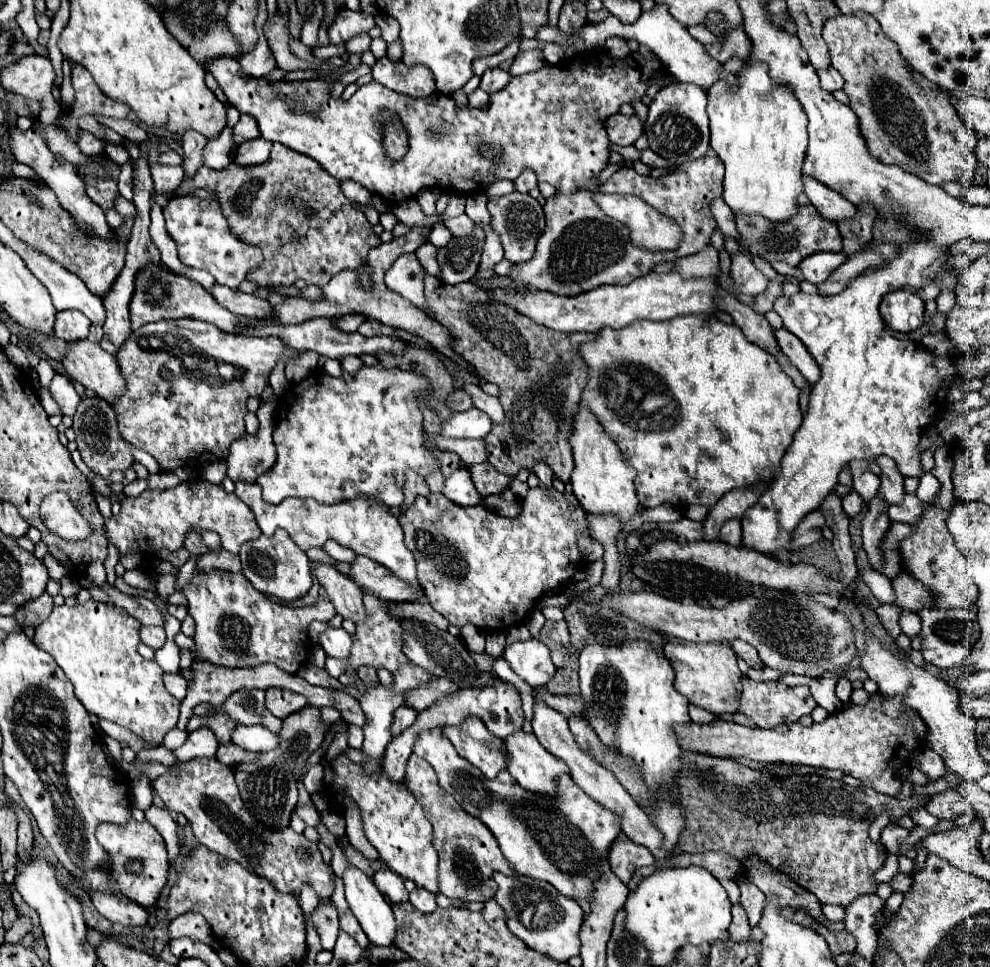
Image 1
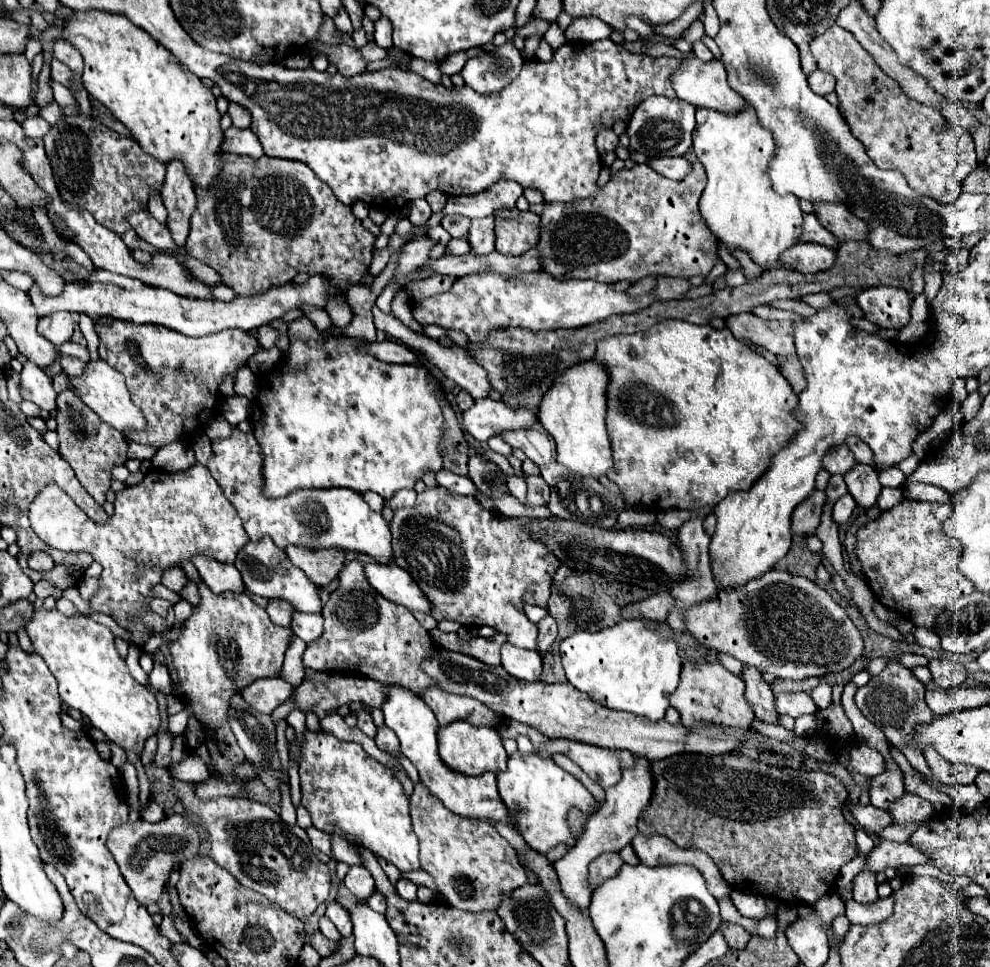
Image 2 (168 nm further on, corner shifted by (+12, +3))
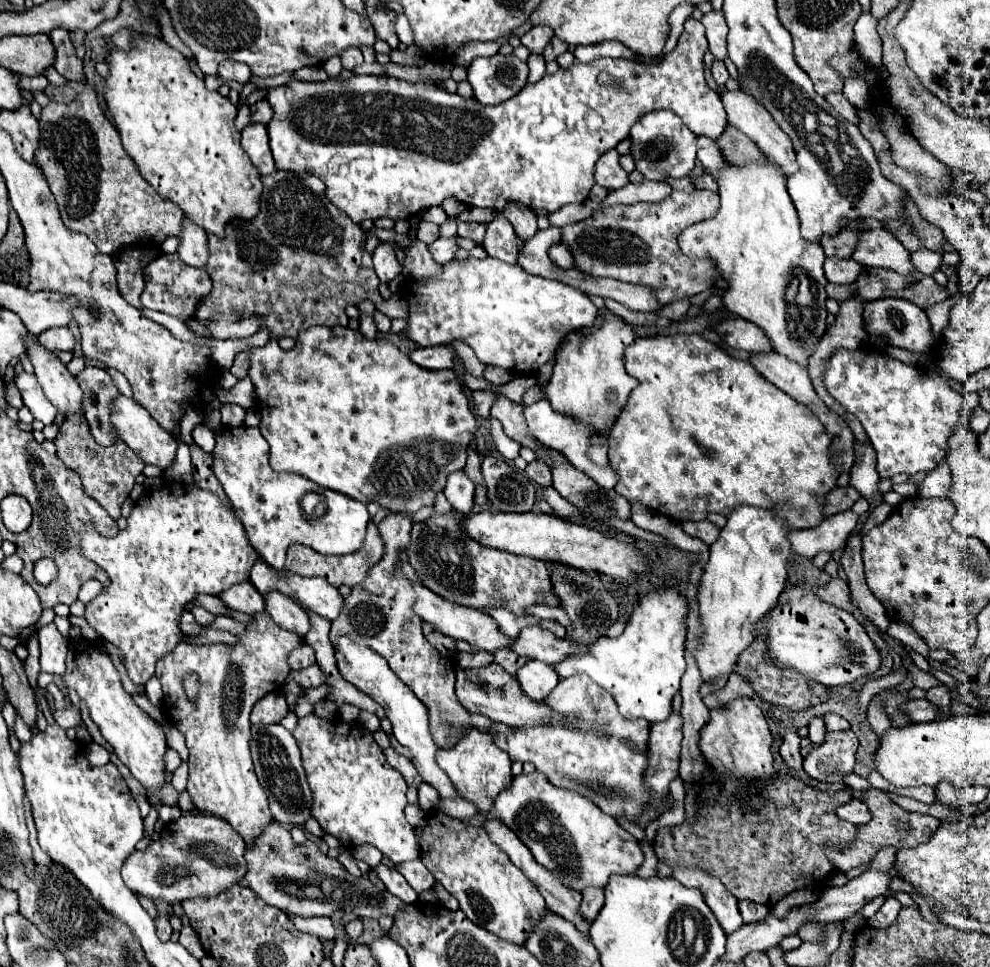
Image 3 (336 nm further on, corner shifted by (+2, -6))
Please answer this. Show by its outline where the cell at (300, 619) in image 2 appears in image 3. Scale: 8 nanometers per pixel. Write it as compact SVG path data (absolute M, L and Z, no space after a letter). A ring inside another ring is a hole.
M267 592L265 598L265 612L275 620L277 626L283 630L297 632L299 636L305 636L311 628L309 616L301 606L297 606L289 596L283 596L281 592Z

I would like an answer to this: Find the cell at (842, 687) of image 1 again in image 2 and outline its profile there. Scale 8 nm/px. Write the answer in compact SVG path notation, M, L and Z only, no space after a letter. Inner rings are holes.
M819 683L819 685L813 689L811 697L813 697L813 701L815 701L815 705L817 705L819 709L825 709L825 707L831 703L831 685L829 685L829 683Z

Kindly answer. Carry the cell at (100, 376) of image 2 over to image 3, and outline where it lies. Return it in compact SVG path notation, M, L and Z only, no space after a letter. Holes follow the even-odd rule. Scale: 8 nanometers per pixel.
M119 396L113 406L111 406L111 422L115 424L121 440L145 462L145 464L153 464L161 470L167 470L173 460L175 460L175 450L177 450L177 440L173 438L173 434L169 434L167 430L163 430L151 416L149 412L137 404L135 400L131 398L125 398L125 396Z

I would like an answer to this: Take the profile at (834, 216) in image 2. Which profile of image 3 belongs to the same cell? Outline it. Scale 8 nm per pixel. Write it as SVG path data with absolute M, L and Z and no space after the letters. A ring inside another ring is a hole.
M885 228L865 230L861 234L861 242L853 252L853 260L863 266L889 268L899 274L915 272L911 262L911 254L907 248Z

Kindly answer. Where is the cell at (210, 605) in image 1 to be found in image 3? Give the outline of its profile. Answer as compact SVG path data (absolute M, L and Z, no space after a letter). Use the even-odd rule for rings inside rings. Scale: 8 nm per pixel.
M267 612L255 614L255 620L247 624L247 632L239 636L237 646L225 646L225 644L211 644L211 646L197 646L197 644L179 644L173 654L165 656L163 660L157 662L157 678L163 688L163 716L165 720L171 722L187 740L189 748L189 780L187 780L187 792L191 796L193 808L199 812L215 814L223 820L227 820L245 840L247 846L255 842L267 824L273 822L273 816L267 806L267 794L263 792L261 784L257 782L257 776L253 772L253 762L251 762L251 752L249 752L249 714L251 708L257 700L261 700L265 694L271 692L281 692L287 672L291 670L287 664L287 656L293 648L301 644L301 638L295 632L279 628ZM187 672L197 672L199 674L199 696L197 702L189 702L183 694L183 674Z

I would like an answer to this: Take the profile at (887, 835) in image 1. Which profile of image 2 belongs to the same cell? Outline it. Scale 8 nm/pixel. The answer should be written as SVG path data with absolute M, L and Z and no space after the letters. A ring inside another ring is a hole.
M853 805L851 807L851 813L853 813L853 817L857 819L857 823L863 827L863 829L867 829L869 833L873 833L875 837L879 837L879 833L891 823L891 815L889 815L889 811L883 811L883 809L877 809L877 807L873 807L873 805L867 805L867 807L863 807L863 805Z

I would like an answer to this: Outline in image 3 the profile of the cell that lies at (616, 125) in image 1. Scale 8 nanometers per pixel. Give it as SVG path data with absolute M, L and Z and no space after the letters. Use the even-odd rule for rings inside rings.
M615 150L605 152L595 164L595 182L607 190L617 190L627 184L627 172L619 166L619 154Z

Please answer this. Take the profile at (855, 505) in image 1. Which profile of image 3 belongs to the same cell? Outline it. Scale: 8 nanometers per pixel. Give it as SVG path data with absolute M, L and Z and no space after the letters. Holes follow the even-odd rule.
M845 510L831 518L825 518L819 526L809 530L793 530L789 534L791 552L803 558L815 558L819 552L837 552L845 546L849 534L855 530L859 516L853 510Z

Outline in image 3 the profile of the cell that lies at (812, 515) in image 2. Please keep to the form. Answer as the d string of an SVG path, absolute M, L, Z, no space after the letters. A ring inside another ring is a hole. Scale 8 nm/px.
M845 486L845 488L833 488L829 494L827 494L827 504L825 504L825 516L833 516L837 512L843 512L843 510L849 510L857 500L859 500L859 492L851 486Z

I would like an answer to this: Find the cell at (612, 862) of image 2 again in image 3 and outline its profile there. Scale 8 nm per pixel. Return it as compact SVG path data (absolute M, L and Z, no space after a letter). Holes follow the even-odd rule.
M587 888L583 890L583 900L579 906L579 912L585 920L595 920L599 910L603 908L603 890L599 888Z

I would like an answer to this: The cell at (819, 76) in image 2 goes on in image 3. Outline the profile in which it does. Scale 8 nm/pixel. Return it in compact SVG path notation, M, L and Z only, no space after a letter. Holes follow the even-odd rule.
M829 94L825 96L827 102L849 122L853 122L855 126L859 126L859 116L857 116L857 108L843 96L843 94Z

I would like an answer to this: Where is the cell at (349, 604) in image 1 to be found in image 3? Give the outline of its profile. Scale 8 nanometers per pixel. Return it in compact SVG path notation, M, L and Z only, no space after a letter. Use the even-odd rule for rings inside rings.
M369 520L367 524L367 536L365 536L365 542L363 542L363 548L359 548L359 552L353 552L353 554L347 554L347 556L323 556L319 552L315 552L313 548L307 548L303 544L291 544L291 548L287 550L287 562L285 562L285 568L291 572L291 574L297 574L297 576L323 576L327 578L329 584L333 586L355 586L355 584L361 584L361 580L365 580L367 572L371 570L371 566L375 562L379 562L383 556L383 542L381 542L381 536L379 536L379 530L375 526L375 522Z

